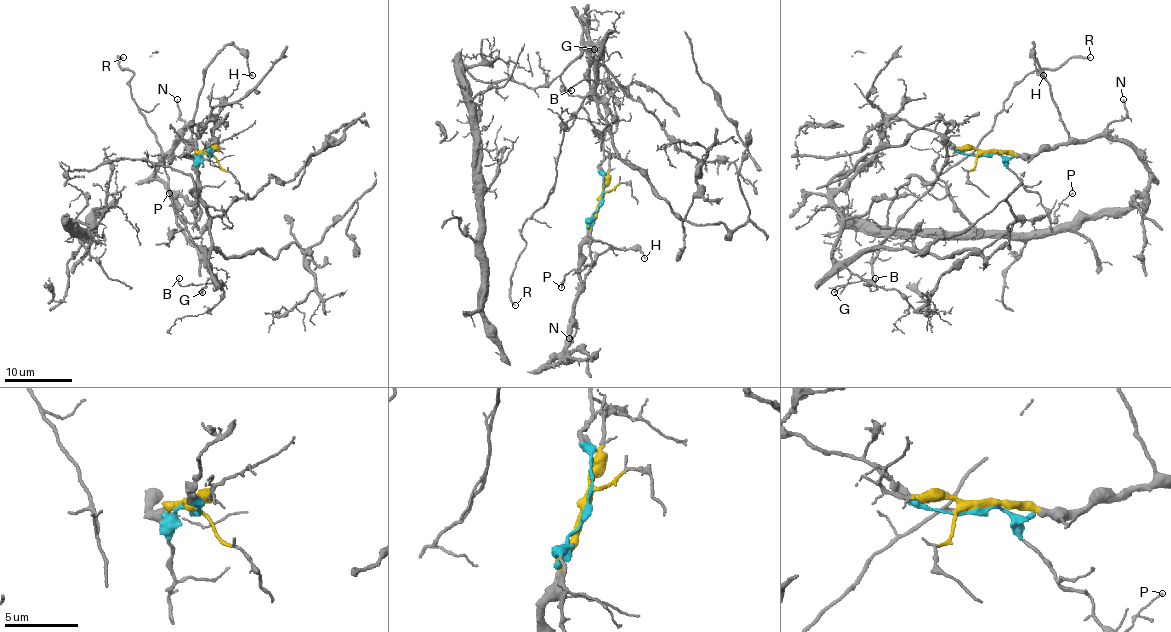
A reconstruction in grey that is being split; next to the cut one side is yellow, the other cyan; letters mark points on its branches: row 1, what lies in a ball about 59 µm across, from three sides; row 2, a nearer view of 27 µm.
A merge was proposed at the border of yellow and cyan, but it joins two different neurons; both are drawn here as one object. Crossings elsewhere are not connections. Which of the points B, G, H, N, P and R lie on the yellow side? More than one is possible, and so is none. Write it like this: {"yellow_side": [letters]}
{"yellow_side": ["H", "N"]}

